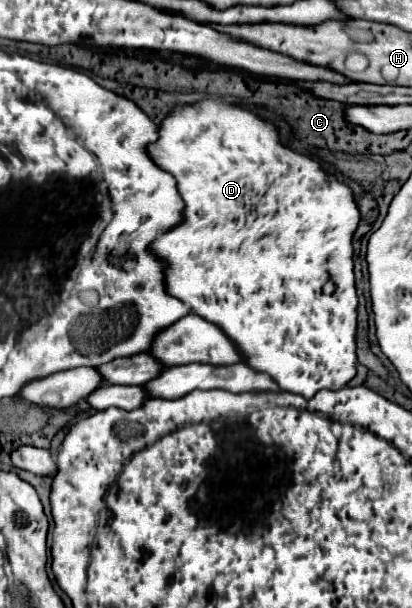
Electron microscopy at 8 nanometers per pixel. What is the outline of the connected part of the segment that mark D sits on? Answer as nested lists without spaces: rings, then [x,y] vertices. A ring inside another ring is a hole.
[[[208,99],[208,101],[196,103],[196,105],[176,107],[162,121],[160,139],[154,145],[150,145],[150,155],[154,155],[152,159],[154,159],[154,163],[158,163],[158,167],[162,167],[164,171],[168,171],[168,173],[172,173],[176,177],[178,193],[182,195],[182,199],[186,203],[184,223],[178,225],[176,229],[164,233],[158,241],[154,241],[150,245],[150,249],[160,259],[168,261],[166,289],[170,291],[170,295],[174,295],[176,299],[190,305],[190,309],[196,315],[200,315],[206,321],[218,325],[238,345],[238,349],[246,355],[246,365],[250,365],[256,371],[270,373],[272,379],[284,391],[298,393],[298,395],[304,395],[306,399],[310,399],[322,389],[342,389],[356,375],[356,353],[354,353],[356,351],[356,341],[354,341],[354,337],[356,337],[358,297],[356,297],[354,273],[352,273],[352,251],[348,251],[348,249],[350,249],[350,243],[352,243],[350,235],[354,235],[354,231],[358,227],[360,213],[358,213],[358,207],[354,203],[352,191],[344,183],[338,183],[336,177],[326,175],[320,169],[318,161],[310,159],[306,155],[294,153],[288,147],[282,147],[280,141],[278,141],[278,131],[276,131],[274,125],[262,121],[260,117],[256,117],[252,111],[248,111],[244,107],[224,103],[222,99]],[[326,281],[334,283],[334,291],[330,295],[324,295],[324,291],[322,291]]]

